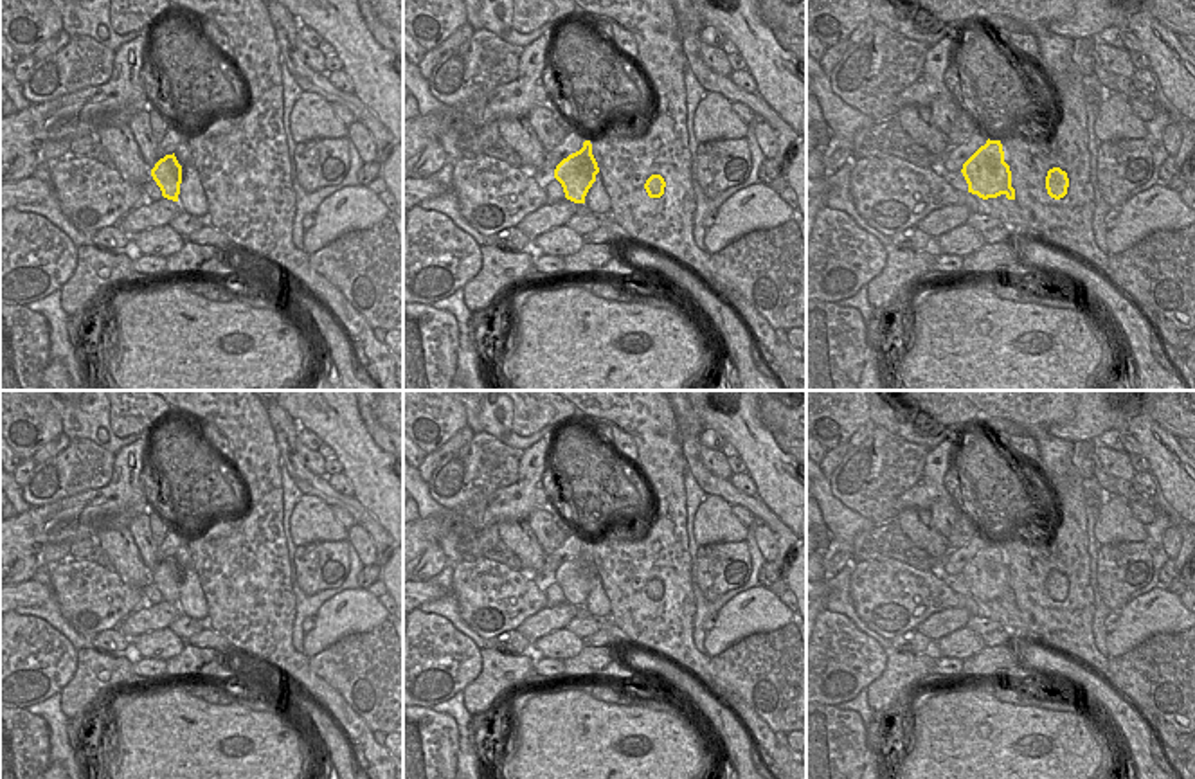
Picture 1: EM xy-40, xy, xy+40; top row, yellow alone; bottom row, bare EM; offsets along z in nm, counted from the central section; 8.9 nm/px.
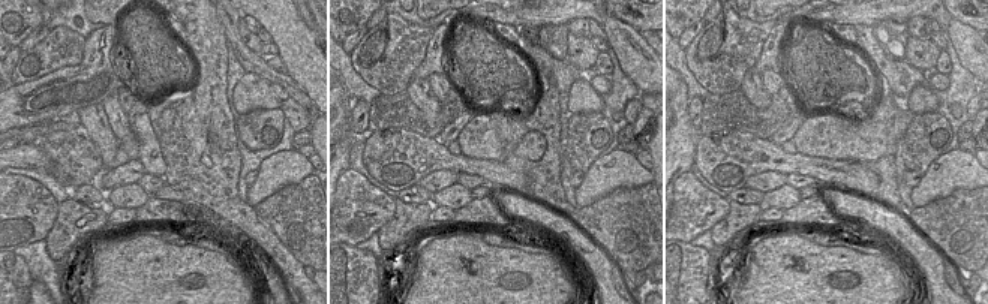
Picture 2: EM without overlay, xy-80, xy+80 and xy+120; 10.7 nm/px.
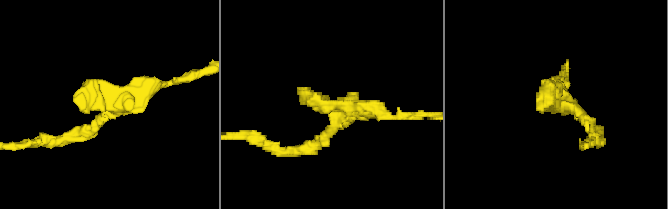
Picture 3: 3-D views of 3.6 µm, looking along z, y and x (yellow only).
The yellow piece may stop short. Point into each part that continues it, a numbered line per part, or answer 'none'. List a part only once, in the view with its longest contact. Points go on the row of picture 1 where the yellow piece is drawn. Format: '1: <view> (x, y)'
none.

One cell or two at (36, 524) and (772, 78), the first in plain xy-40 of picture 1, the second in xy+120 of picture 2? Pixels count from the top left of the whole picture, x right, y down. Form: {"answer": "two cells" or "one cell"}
{"answer": "two cells"}

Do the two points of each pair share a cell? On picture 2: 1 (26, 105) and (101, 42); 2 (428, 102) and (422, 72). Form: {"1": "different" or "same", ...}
{"1": "same", "2": "different"}

